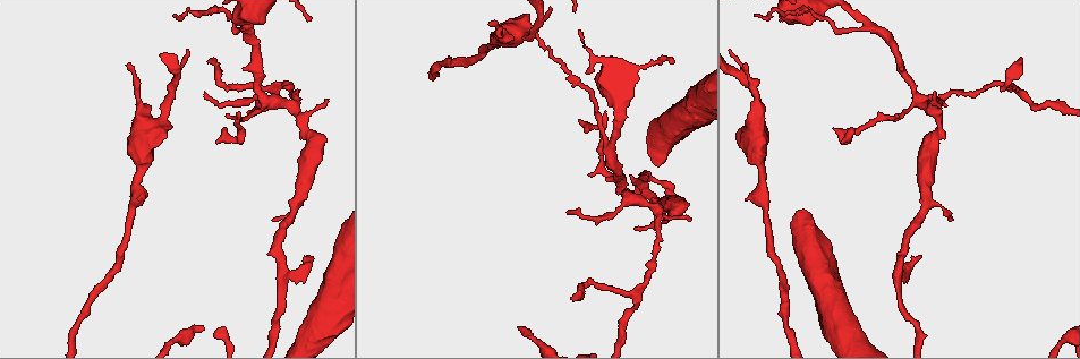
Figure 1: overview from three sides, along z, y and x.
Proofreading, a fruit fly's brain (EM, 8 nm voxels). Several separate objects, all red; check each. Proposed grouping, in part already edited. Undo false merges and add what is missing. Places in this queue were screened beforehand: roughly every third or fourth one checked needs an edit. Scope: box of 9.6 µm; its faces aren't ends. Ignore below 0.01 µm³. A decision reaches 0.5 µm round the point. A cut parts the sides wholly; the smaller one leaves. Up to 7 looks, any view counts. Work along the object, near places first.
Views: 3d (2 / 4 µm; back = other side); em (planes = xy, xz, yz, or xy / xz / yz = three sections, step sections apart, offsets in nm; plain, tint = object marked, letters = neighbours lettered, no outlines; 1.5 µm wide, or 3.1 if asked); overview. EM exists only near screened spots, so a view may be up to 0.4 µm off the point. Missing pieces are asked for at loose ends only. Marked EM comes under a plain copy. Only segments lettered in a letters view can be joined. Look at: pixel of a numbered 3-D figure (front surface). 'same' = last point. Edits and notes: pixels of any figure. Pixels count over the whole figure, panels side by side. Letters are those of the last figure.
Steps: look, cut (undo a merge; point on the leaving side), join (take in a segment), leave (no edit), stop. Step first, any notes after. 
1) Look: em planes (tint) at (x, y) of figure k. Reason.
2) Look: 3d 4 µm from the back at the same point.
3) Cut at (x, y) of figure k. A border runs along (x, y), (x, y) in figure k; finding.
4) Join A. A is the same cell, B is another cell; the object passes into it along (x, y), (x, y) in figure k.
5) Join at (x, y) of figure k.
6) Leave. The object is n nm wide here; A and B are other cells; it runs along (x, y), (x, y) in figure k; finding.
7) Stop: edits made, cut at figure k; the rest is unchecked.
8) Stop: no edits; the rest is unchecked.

Look: em xz step 4 (letters) at (1022, 58) of figure 1.

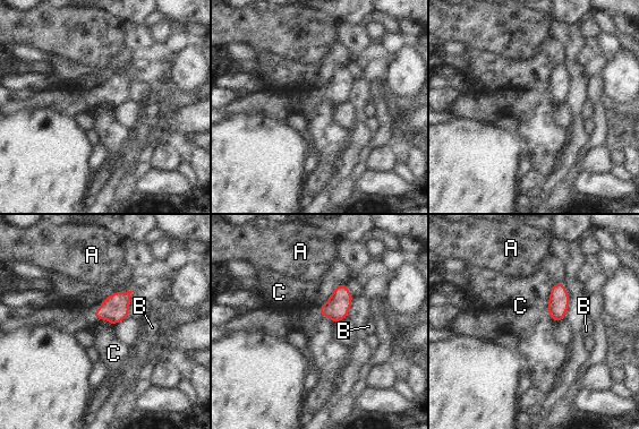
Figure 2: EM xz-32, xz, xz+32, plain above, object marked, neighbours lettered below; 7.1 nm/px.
Leave. A, B and C are other cells; no lettered segment goes on from it.

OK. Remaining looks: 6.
Look: em planes (letters) at (297, 103) of figure 1. Abrupt turn.

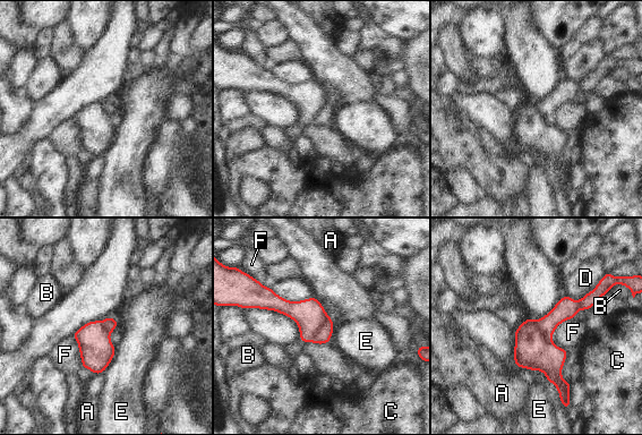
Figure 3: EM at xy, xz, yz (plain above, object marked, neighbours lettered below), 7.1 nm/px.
Cut at (323, 334) of figure 3. The object is 240 nm wide here; A, B, C, D, E and F are other cells; two cells meet here.

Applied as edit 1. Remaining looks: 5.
Look: em xz step 8 (letters) at (745, 62) of figure 1. Thin end.

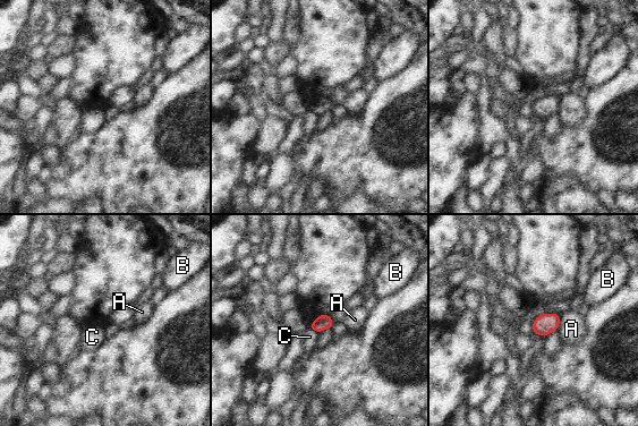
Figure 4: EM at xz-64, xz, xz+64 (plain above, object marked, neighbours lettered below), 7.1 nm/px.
Leave. A, B and C are other cells; none of them fits.

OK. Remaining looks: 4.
Stop: edits made, cut at figure 3; the rest is unchecked.

